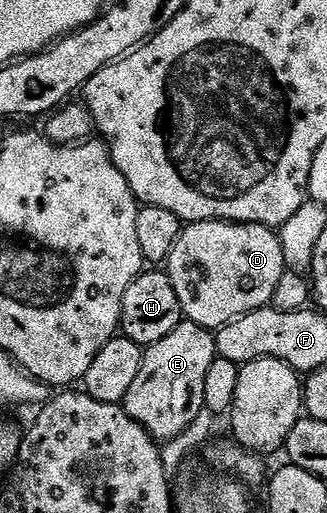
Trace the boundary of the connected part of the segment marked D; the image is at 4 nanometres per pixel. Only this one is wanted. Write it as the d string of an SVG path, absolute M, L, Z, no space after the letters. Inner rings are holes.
M209 220L208 222L200 222L199 224L186 224L168 261L168 275L172 286L176 290L176 298L180 298L183 317L191 320L193 324L199 324L211 330L223 328L230 320L240 318L244 314L256 311L258 308L267 307L271 303L273 295L276 294L276 288L280 283L281 276L286 272L284 250L282 249L278 232L275 229L265 228L259 224L229 224L226 220Z

